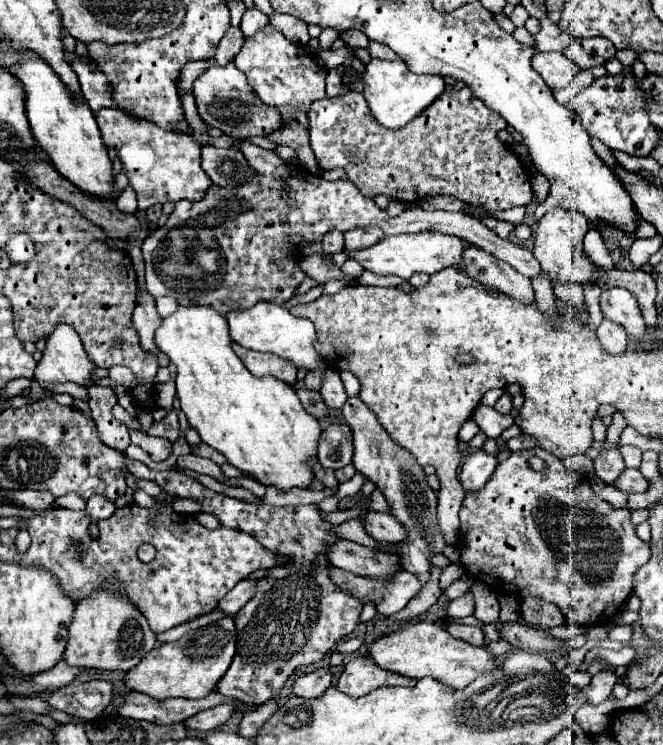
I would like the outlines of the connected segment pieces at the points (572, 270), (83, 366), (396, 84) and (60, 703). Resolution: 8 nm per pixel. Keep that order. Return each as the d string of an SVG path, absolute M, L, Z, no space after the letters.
M554 208L548 212L536 226L534 234L534 256L540 262L542 270L548 272L548 276L554 282L572 282L572 284L584 284L592 280L592 268L588 258L582 254L582 238L588 232L588 220L586 216L580 216L580 212L568 212L566 208Z
M58 324L46 338L44 356L38 362L34 380L40 386L56 382L76 382L80 386L88 386L92 382L90 372L94 368L96 366L86 356L80 336L68 324Z
M370 60L364 72L364 96L370 104L372 116L386 128L402 128L424 112L444 92L444 78L432 74L414 74L402 60Z
M90 680L64 686L48 698L50 710L62 710L82 720L94 720L114 696L114 684L108 680Z

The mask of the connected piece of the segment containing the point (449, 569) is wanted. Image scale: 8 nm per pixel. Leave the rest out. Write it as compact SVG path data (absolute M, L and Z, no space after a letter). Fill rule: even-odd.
M448 564L444 570L442 570L442 576L440 576L440 588L444 590L446 586L450 586L458 576L464 574L464 568L460 564Z

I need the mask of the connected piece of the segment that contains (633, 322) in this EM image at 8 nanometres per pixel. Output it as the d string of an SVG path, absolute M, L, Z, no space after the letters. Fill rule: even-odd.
M612 288L612 290L602 292L600 308L604 312L604 318L608 318L612 322L620 322L626 328L628 338L642 338L644 336L646 324L644 324L640 306L628 290Z

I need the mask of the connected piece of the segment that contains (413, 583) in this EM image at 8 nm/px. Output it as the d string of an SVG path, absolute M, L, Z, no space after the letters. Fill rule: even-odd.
M332 568L330 576L340 588L350 590L362 602L372 600L376 604L376 610L386 616L400 612L424 586L424 582L408 570L400 570L400 574L396 574L394 580L390 580L390 582L360 578L356 574L350 574L340 568Z

